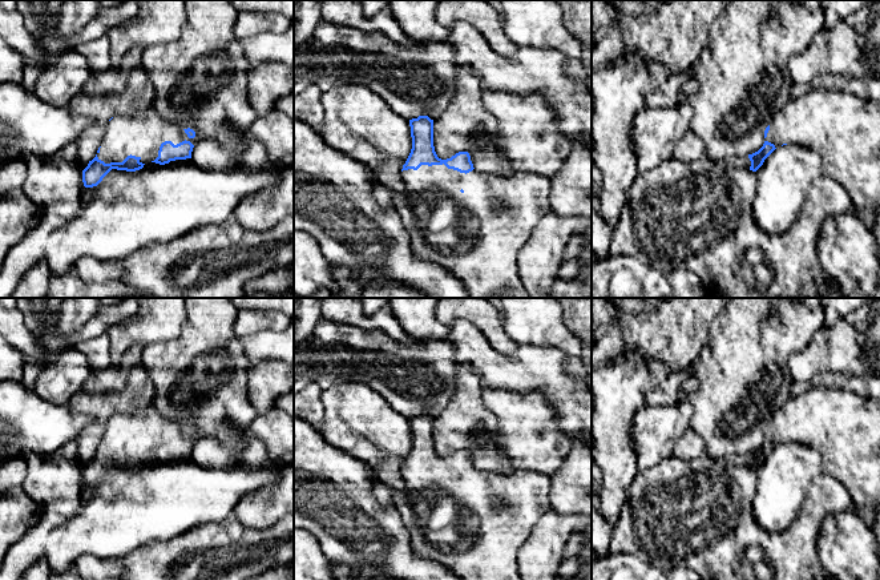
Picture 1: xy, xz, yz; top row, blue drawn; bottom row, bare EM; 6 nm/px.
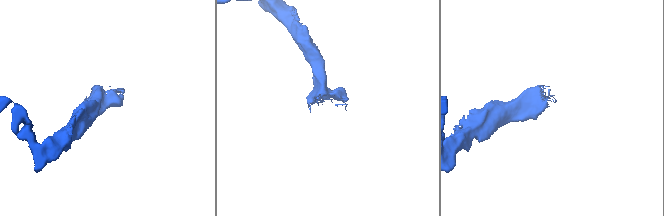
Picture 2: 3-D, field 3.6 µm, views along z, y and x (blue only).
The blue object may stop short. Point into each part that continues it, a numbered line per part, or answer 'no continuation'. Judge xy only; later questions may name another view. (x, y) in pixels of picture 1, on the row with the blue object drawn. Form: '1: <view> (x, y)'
1: xy (141, 135)

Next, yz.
1: yz (844, 129)

